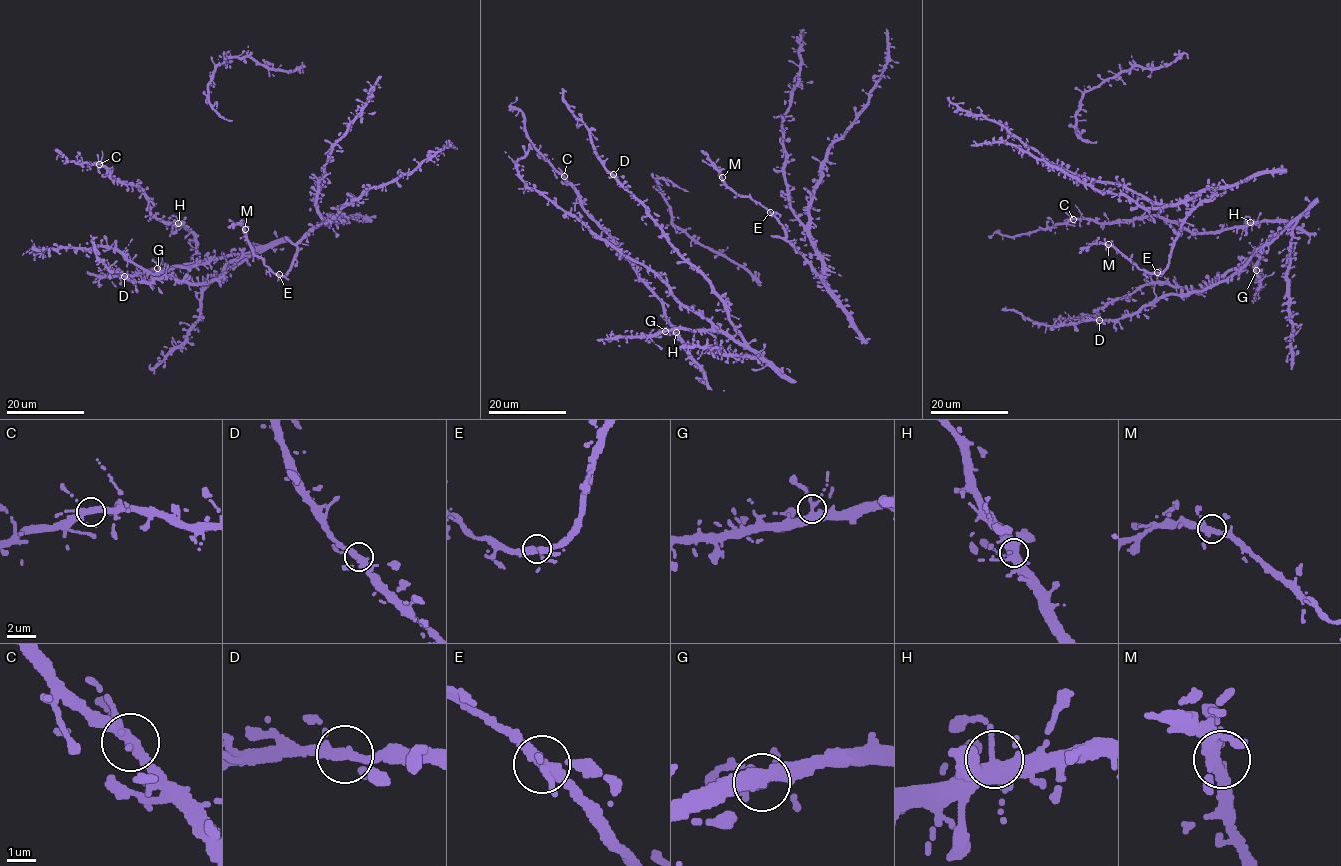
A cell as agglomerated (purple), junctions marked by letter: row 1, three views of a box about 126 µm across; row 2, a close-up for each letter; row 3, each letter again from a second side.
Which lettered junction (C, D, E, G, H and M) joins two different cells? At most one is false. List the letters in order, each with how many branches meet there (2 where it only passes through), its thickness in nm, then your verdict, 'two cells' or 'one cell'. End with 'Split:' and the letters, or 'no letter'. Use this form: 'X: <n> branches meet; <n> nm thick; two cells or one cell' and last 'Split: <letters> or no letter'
C: 4 branches meet; 300 nm thick; one cell
D: 5 branches meet; 300 nm thick; one cell
E: 4 branches meet; 300 nm thick; one cell
G: 4 branches meet; 360 nm thick; one cell
H: 5 branches meet; 340 nm thick; one cell
M: 4 branches meet; 280 nm thick; one cell
Split: no letter

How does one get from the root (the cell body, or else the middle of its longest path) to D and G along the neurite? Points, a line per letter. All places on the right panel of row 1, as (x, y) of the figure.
D: (1271, 239), (1237, 272), (1207, 288), (1161, 296), (1132, 314), (1115, 320), (1099, 320)
G: (1271, 239), (1260, 250), (1256, 270)

